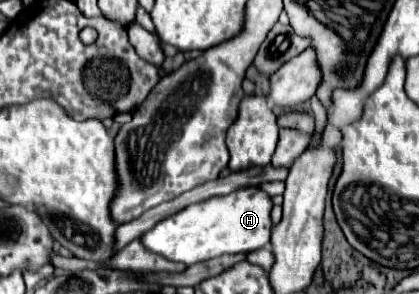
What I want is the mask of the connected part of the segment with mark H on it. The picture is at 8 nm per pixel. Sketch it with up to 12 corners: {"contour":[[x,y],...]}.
{"contour":[[258,186],[192,204],[142,244],[192,266],[270,242]]}

